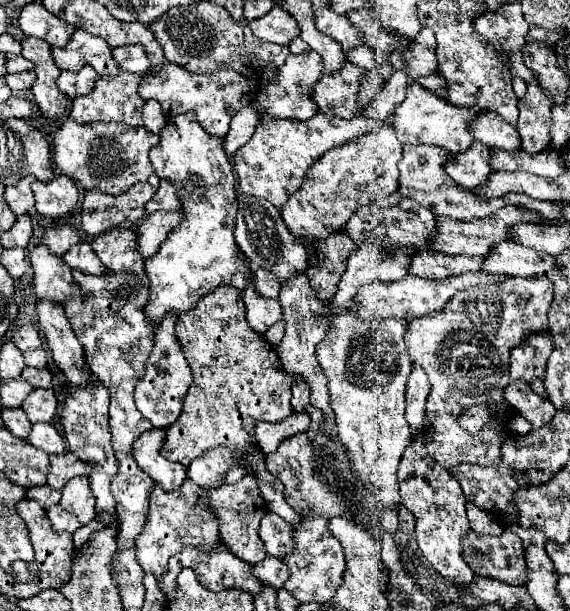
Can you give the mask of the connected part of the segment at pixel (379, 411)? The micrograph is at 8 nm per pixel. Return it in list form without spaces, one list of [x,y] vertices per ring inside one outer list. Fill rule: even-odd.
[[[471,272],[471,274],[459,274],[455,278],[443,278],[443,280],[425,280],[415,278],[413,274],[403,276],[399,282],[371,282],[355,294],[355,302],[359,302],[357,314],[339,314],[333,316],[331,328],[323,342],[317,346],[317,358],[323,374],[327,376],[329,384],[329,404],[337,416],[337,428],[339,428],[339,440],[349,448],[351,464],[355,472],[361,476],[361,480],[367,482],[367,488],[375,492],[375,508],[385,516],[377,518],[379,526],[387,532],[397,530],[397,514],[395,506],[401,504],[399,498],[399,482],[397,482],[397,466],[401,460],[403,450],[409,446],[409,424],[405,420],[405,382],[411,374],[413,366],[407,354],[407,348],[403,344],[403,334],[407,332],[407,326],[411,320],[419,316],[427,316],[429,312],[441,310],[455,294],[475,288],[475,286],[489,286],[505,282],[509,276],[491,276],[487,272]]]

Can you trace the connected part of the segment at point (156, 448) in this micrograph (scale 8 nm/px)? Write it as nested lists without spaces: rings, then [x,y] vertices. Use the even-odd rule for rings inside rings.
[[[153,426],[151,430],[143,432],[135,440],[133,458],[141,466],[141,470],[147,472],[165,490],[173,490],[183,484],[183,480],[187,476],[187,468],[163,458],[163,454],[161,454],[163,442],[165,442],[165,430],[159,430]]]

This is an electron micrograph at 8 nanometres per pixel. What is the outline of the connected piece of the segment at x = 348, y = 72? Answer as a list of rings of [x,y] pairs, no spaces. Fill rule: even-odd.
[[[347,60],[343,62],[343,70],[339,70],[339,74],[323,74],[315,84],[315,90],[311,90],[311,98],[315,98],[319,112],[341,118],[361,116],[363,110],[357,106],[357,90],[365,72],[367,70]],[[347,110],[349,116],[345,116]]]

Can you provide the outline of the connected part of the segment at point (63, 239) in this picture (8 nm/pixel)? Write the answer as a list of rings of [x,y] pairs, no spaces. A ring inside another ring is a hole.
[[[61,226],[61,228],[51,228],[45,232],[43,244],[51,250],[51,254],[55,256],[63,256],[71,246],[75,246],[79,242],[79,232],[71,226]]]

